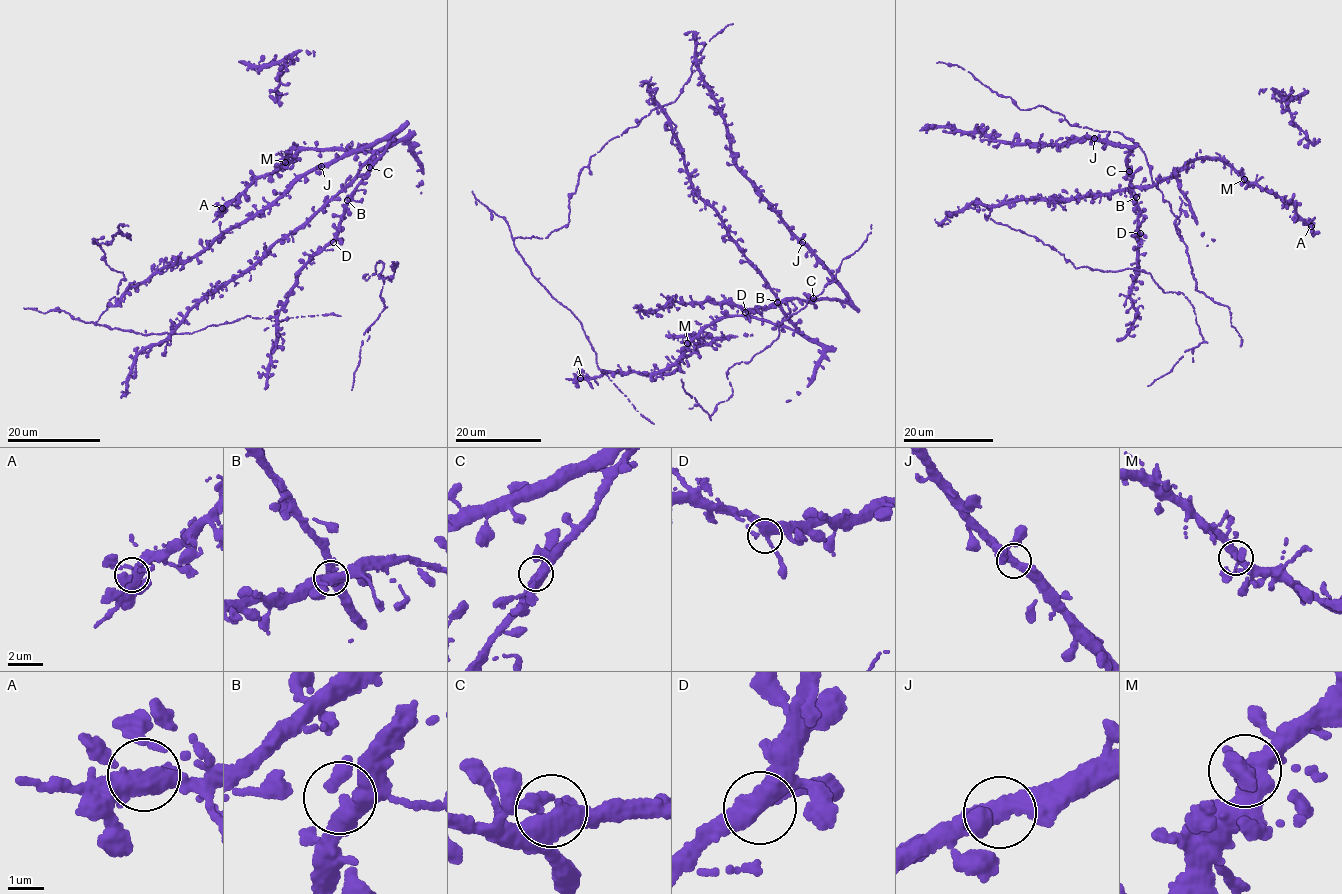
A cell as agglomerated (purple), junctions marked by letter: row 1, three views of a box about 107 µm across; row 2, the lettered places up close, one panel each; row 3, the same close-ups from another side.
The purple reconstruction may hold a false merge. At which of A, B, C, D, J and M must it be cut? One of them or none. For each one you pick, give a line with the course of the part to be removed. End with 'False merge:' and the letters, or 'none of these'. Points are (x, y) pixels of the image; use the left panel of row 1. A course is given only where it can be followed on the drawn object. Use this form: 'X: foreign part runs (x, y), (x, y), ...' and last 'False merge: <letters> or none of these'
False merge: none of these

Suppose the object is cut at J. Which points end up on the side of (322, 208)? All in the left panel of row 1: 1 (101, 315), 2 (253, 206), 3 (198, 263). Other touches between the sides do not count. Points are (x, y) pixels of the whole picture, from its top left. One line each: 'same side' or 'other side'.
1: same side
2: other side
3: other side

